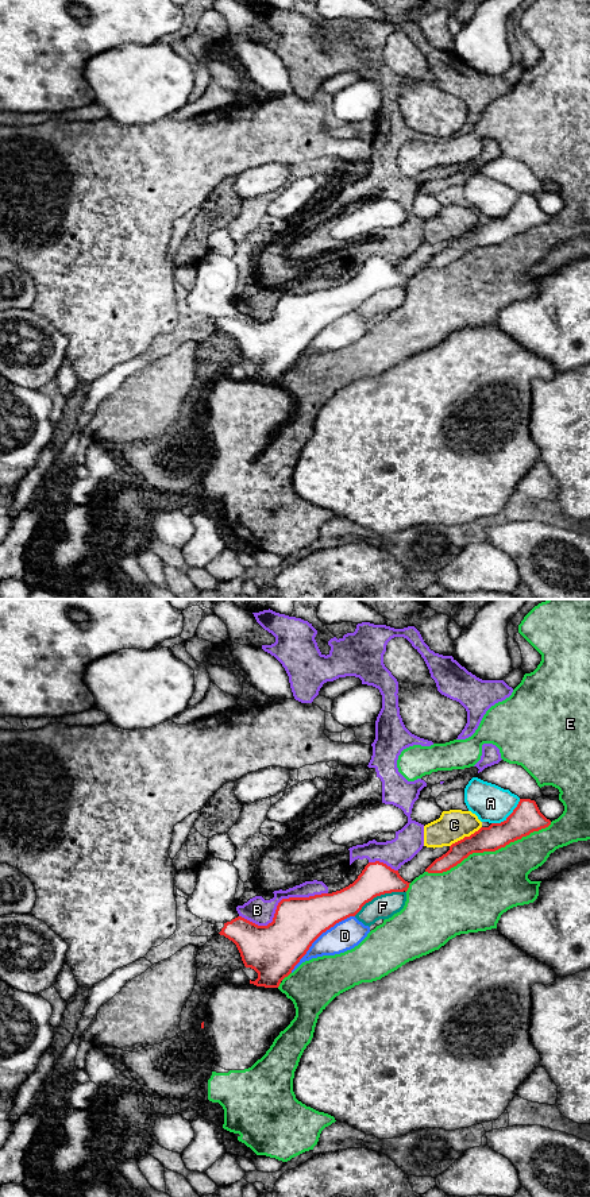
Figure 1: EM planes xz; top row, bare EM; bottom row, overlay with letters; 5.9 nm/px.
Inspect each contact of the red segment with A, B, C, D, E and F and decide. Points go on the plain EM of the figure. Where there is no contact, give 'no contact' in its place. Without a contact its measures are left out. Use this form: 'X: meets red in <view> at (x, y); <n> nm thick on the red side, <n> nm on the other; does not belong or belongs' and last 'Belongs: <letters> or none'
A: meets red in xz at (509, 211); 180 nm thick on the red side, 220 nm on the other; does not belong
B: meets red in xz at (278, 300); 300 nm thick on the red side, 160 nm on the other; does not belong
C: meets red in xz at (465, 232); 150 nm thick on the red side, 190 nm on the other; does not belong
D: meets red in xz at (319, 331); 300 nm thick on the red side, 180 nm on the other; does not belong
E: meets red in xz at (488, 246); 160 nm thick on the red side, 400 nm on the other; does not belong
F: meets red in xz at (378, 290); 200 nm thick on the red side, 140 nm on the other; does not belong
Belongs: none

